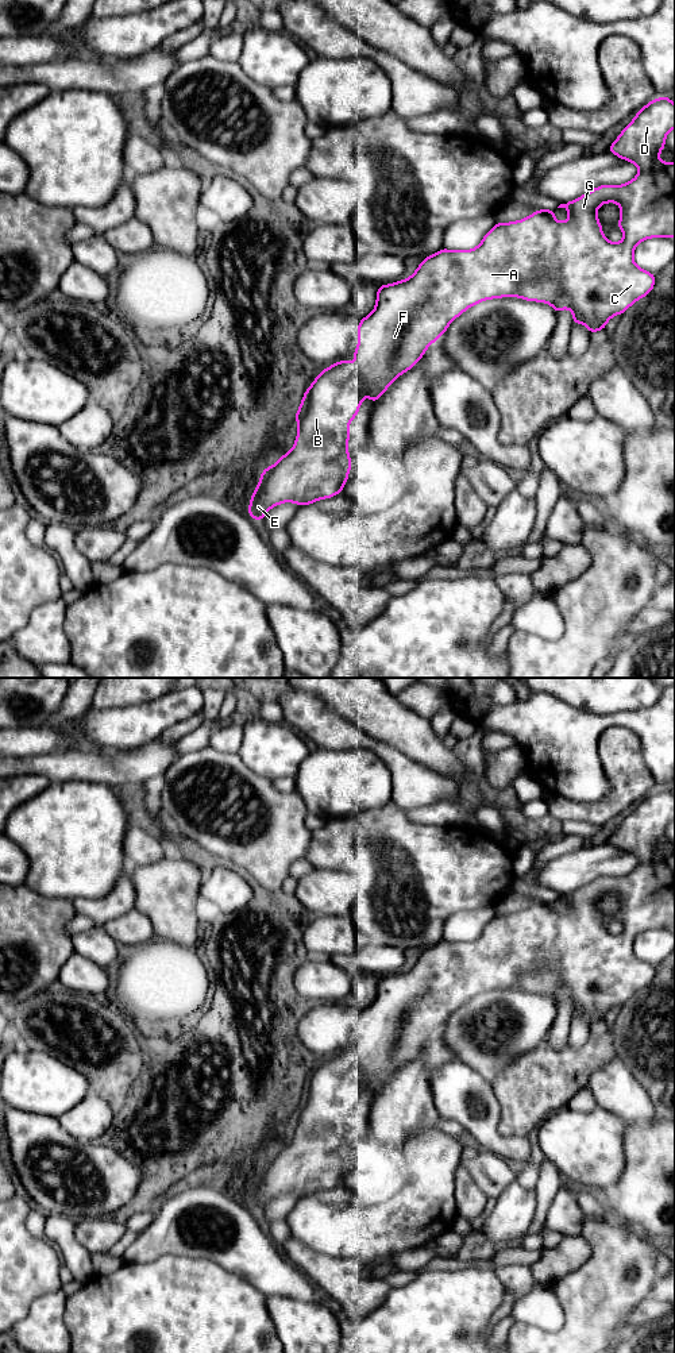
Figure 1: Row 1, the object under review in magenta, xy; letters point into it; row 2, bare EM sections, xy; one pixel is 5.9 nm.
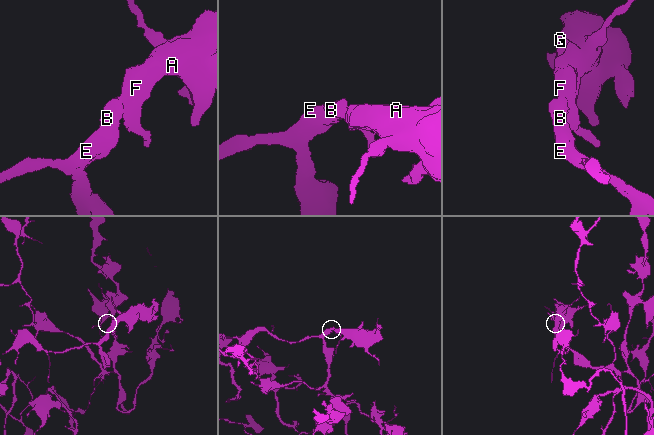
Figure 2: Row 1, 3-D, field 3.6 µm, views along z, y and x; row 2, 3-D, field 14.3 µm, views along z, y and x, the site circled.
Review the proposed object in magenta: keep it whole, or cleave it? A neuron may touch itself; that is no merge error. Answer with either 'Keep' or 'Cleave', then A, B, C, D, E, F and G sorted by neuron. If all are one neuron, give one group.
Keep. Groups: A B C D E F G

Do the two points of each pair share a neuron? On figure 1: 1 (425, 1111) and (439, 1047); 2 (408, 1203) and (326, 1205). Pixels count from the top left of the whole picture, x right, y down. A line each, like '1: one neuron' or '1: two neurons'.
1: one neuron
2: one neuron

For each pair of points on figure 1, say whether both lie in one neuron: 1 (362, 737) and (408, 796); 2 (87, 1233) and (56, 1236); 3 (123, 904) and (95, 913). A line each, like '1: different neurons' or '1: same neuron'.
1: same neuron
2: different neurons
3: same neuron

